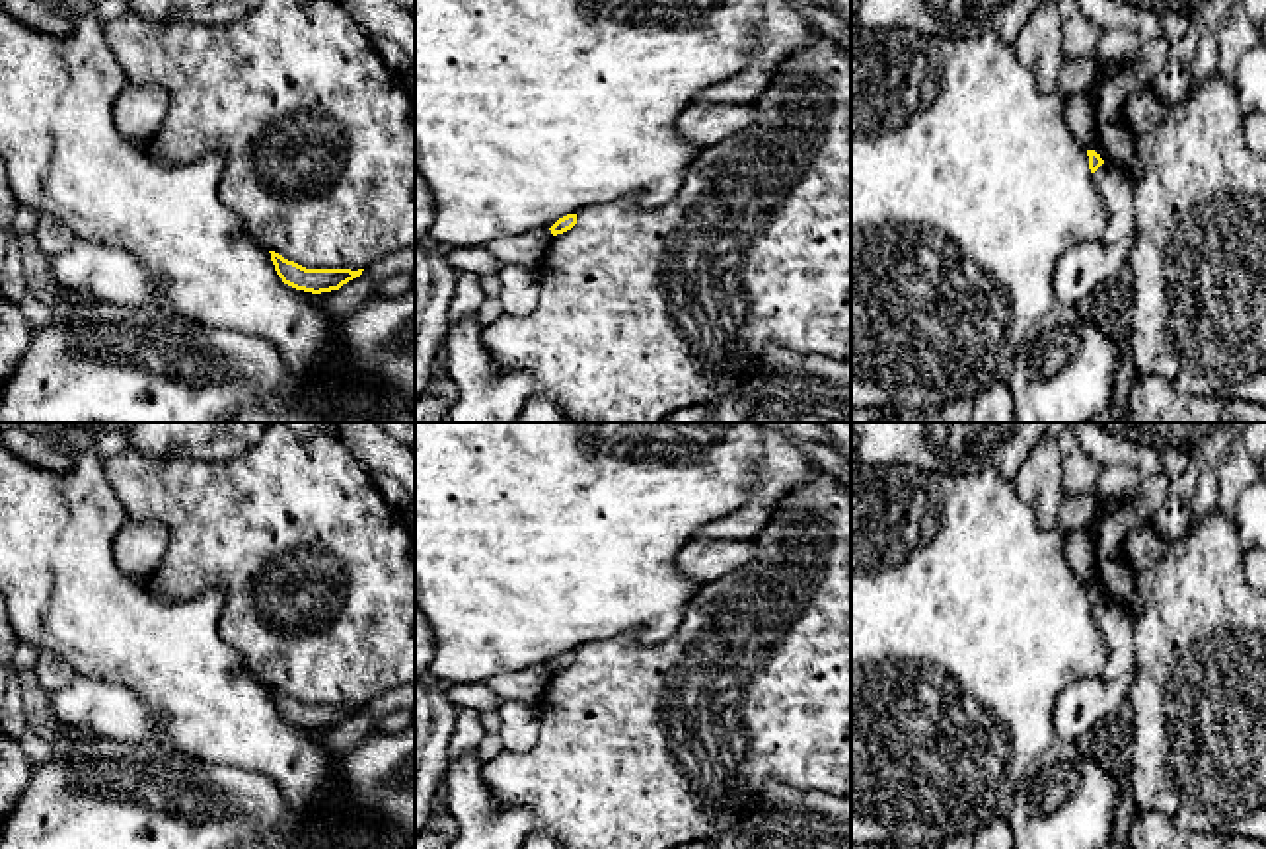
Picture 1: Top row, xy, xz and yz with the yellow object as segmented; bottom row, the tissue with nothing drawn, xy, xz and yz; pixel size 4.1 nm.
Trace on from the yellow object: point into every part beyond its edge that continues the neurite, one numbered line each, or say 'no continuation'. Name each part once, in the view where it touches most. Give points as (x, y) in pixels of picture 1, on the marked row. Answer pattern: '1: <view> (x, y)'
no continuation

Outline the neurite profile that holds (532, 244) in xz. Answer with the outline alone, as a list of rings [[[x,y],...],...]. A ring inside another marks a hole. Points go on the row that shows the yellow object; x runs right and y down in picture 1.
[[[549,228],[528,230],[510,238],[497,238],[485,249],[501,261],[501,265],[516,263],[536,267],[541,263],[553,234]]]

